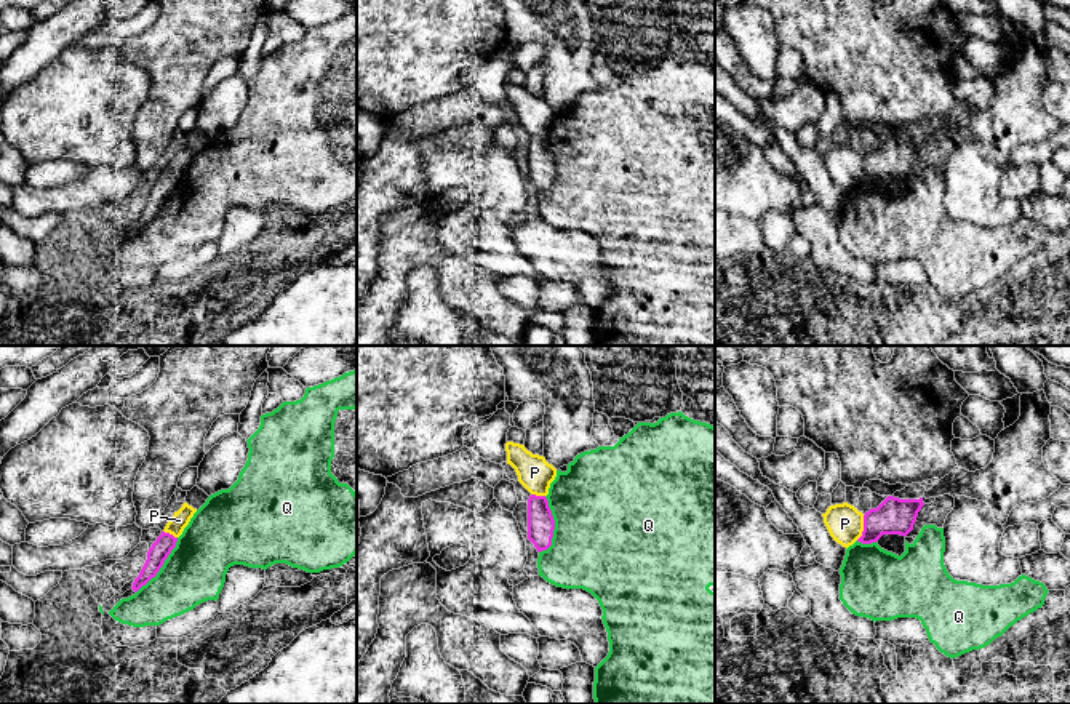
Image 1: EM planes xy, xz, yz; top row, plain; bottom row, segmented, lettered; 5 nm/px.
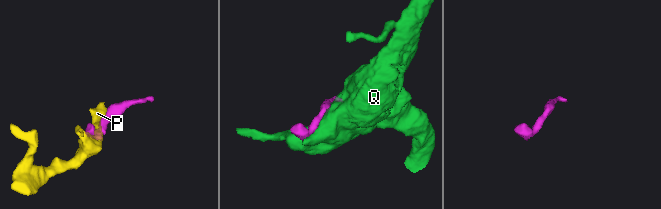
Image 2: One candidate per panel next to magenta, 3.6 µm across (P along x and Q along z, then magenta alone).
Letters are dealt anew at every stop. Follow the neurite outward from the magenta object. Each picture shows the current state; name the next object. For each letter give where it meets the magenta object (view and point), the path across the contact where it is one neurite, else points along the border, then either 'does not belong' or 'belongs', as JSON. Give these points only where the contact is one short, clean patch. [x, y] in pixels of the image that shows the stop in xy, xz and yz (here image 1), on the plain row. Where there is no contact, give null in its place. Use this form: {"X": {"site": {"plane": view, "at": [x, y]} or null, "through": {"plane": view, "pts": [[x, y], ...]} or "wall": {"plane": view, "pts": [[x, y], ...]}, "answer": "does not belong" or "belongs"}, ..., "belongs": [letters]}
{"P": {"site": {"plane": "yz", "at": [864, 170]}, "answer": "does not belong"}, "Q": {"site": {"plane": "xz", "at": [554, 168]}, "answer": "does not belong"}, "belongs": []}

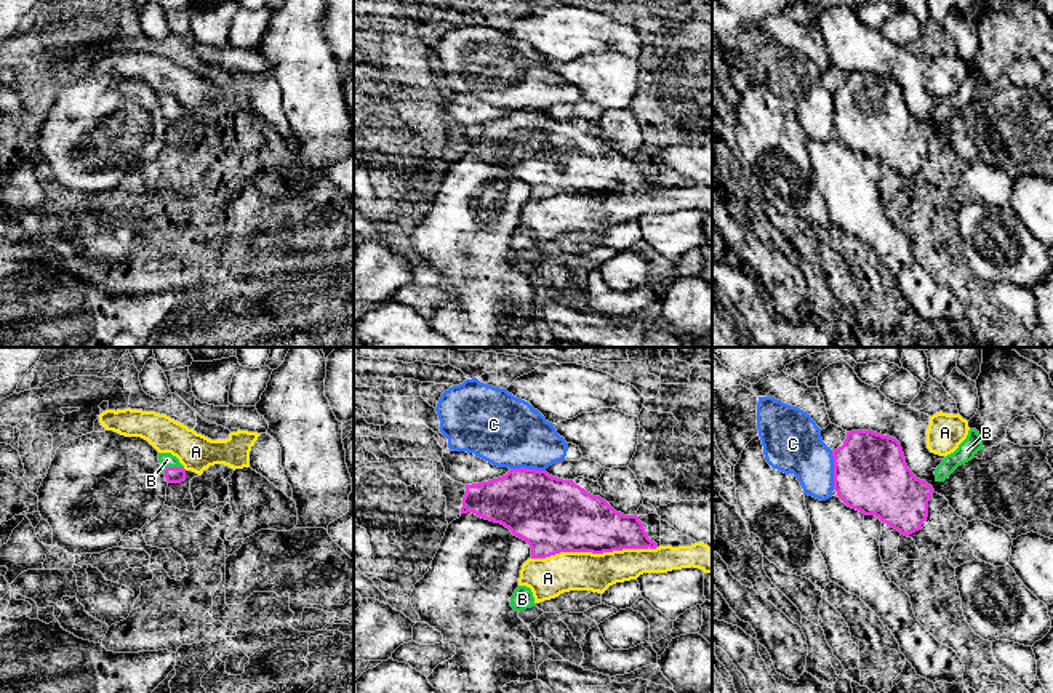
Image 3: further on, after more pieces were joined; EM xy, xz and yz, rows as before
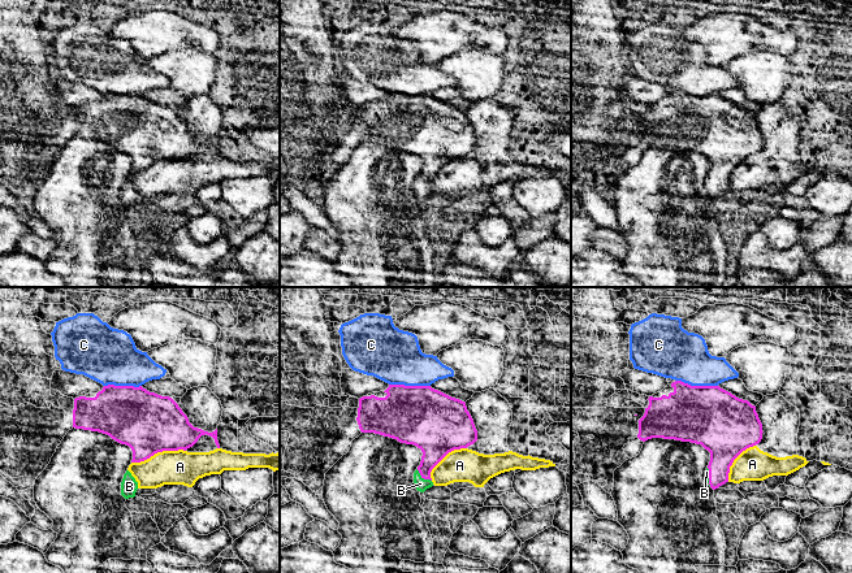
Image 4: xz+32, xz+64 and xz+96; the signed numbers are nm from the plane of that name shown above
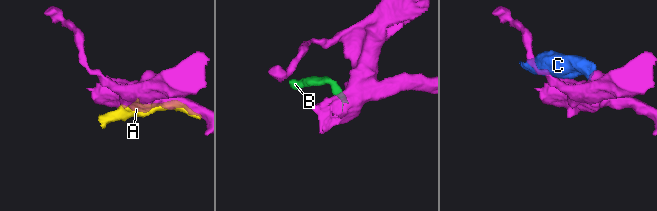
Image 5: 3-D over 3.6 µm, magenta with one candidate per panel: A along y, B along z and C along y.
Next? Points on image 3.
{"A": {"site": {"plane": "xz", "at": [594, 194]}, "answer": "does not belong"}, "B": {"site": {"plane": "xy", "at": [172, 109]}, "through": {"plane": "xy", "pts": [[172, 116], [172, 109], [167, 101]]}, "answer": "belongs"}, "C": {"site": {"plane": "yz", "at": [834, 112]}, "wall": {"plane": "yz", "pts": [[831, 93], [834, 130]]}, "answer": "does not belong"}, "belongs": ["B"]}

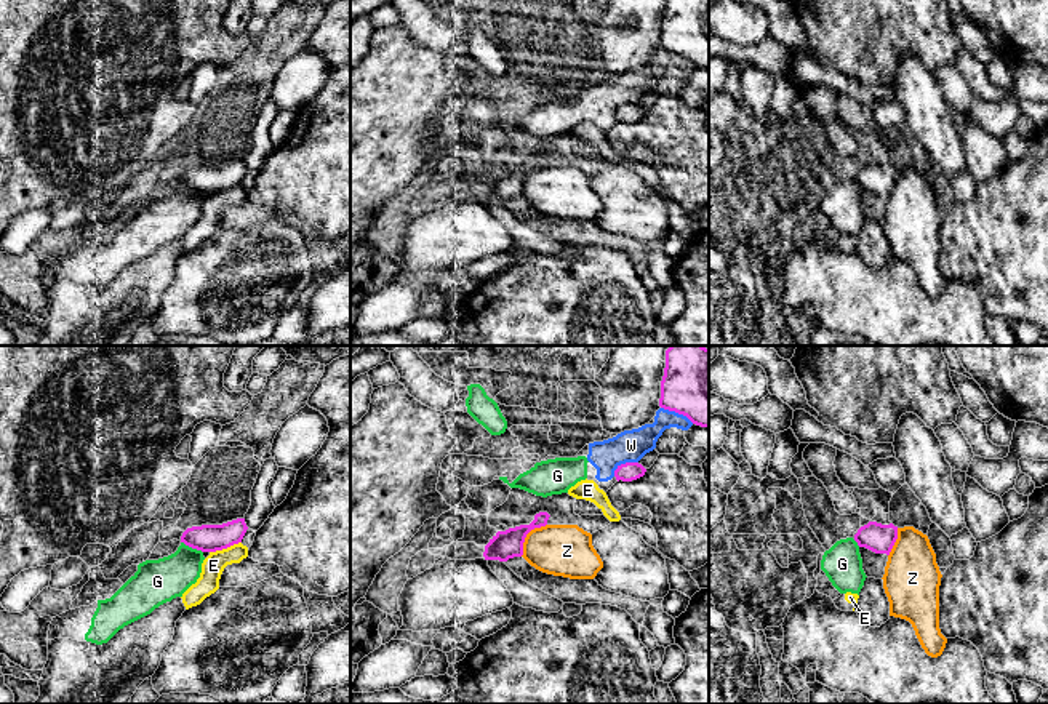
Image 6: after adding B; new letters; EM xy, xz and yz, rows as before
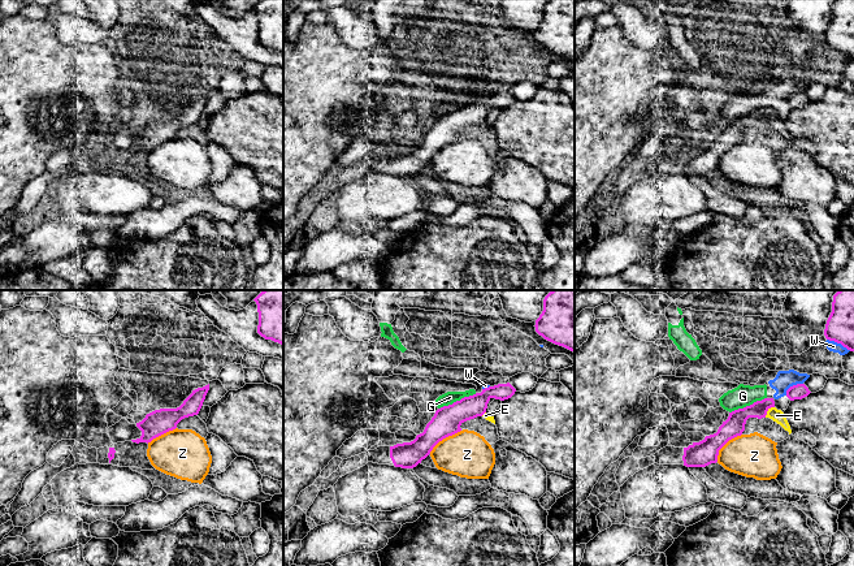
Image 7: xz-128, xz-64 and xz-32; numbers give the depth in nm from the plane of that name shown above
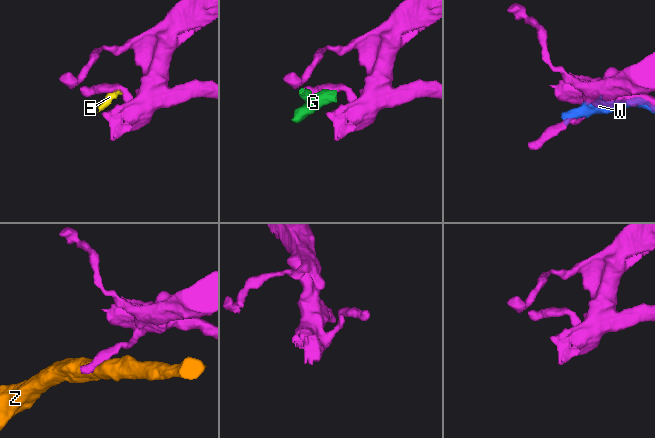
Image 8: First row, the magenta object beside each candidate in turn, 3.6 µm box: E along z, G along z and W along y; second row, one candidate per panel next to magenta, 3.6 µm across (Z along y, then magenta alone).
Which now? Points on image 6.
{"E": {"site": {"plane": "xy", "at": [224, 189]}, "wall": {"plane": "xy", "pts": [[240, 183], [210, 194]]}, "answer": "does not belong"}, "G": {"site": {"plane": "xy", "at": [192, 189]}, "wall": {"plane": "xy", "pts": [[181, 183], [202, 194]]}, "answer": "does not belong"}, "W": {"site": {"plane": "xz", "at": [677, 53]}, "answer": "does not belong"}, "Z": {"site": {"plane": "xz", "at": [525, 178]}, "wall": {"plane": "xz", "pts": [[546, 165], [527, 176], [520, 197]]}, "answer": "does not belong"}, "belongs": []}

